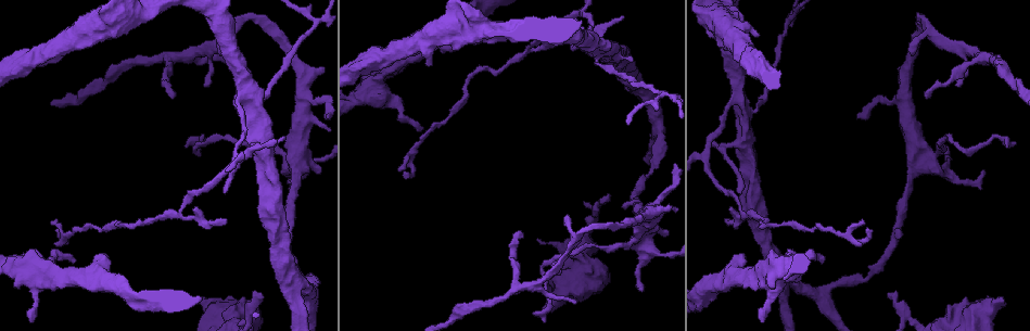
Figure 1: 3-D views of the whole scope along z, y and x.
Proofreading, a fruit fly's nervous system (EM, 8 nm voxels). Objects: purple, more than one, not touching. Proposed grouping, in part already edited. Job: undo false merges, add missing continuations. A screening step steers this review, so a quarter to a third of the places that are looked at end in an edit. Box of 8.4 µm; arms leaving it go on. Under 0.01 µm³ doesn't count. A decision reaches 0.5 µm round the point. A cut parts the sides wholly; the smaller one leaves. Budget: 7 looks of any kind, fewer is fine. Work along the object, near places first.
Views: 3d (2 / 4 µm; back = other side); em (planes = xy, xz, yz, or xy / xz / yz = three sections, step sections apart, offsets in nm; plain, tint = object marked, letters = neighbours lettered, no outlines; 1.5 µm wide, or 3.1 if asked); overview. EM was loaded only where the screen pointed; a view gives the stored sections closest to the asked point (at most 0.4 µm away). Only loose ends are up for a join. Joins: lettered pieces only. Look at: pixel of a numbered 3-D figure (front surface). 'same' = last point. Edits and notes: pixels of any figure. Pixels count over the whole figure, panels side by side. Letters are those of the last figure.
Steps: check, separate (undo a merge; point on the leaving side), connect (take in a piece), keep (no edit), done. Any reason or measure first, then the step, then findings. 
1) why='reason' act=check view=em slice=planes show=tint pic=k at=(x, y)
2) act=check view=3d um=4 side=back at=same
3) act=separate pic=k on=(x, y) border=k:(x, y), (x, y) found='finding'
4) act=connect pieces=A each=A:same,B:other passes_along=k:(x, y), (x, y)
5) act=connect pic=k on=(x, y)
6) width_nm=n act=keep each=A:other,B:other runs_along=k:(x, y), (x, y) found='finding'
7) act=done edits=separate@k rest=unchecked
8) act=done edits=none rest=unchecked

why='abrupt turn' act=check view=em slice=xy step=8 show=letters pic=1 at=(600, 224)

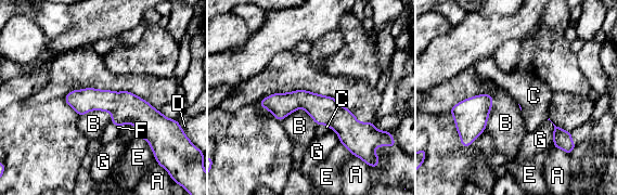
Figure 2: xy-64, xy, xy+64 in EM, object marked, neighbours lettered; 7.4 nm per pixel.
act=keep each=A:other,B:other,C:other,D:other,E:other,F:other,G:other runs_along=2:(262, 103), (313, 103), (365, 133) found='all the same neuron'

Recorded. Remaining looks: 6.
why='branch stops here' act=check view=3d um=4 pic=1 at=(29, 322)

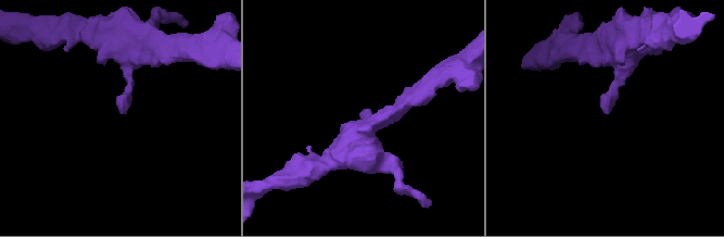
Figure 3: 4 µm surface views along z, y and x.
act=check view=em slice=planes show=tint pic=3 at=(608, 113)

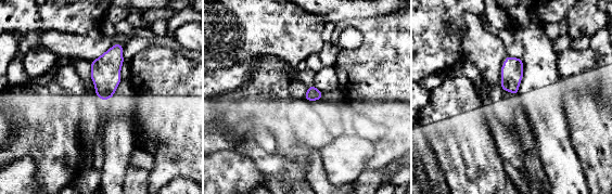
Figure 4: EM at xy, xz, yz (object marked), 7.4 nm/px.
act=check view=em slice=planes show=letters at=same

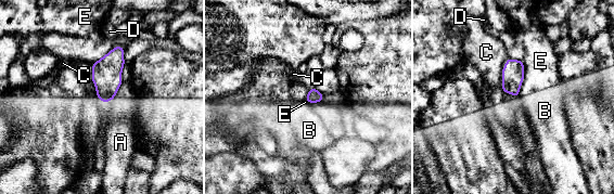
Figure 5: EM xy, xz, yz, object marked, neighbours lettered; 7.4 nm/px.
act=keep each=A:other,B:other,C:other,D:other,E:other border=5:(523, 61), (523, 81), (519, 96) found='none of them fits'

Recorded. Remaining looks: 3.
why='a fork' act=check view=3d um=2 pic=1 at=(819, 293)

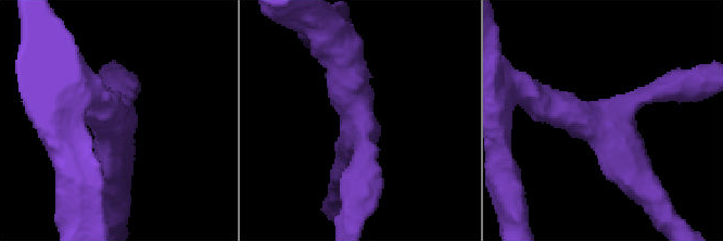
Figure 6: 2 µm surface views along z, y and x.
arms=3 arm_widths_nm=260,280,280 act=check view=em slice=planes show=letters pic=6 at=(358, 118)

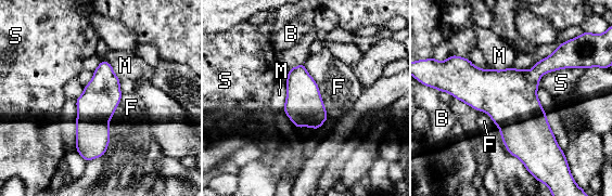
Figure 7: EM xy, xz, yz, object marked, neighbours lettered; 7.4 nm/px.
width_nm=260 act=keep each=B:other,F:other,M:other,S:other border=7:(304, 62), (328, 117) found='one neuron here'

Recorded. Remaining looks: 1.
act=done edits=none rest=unchecked

